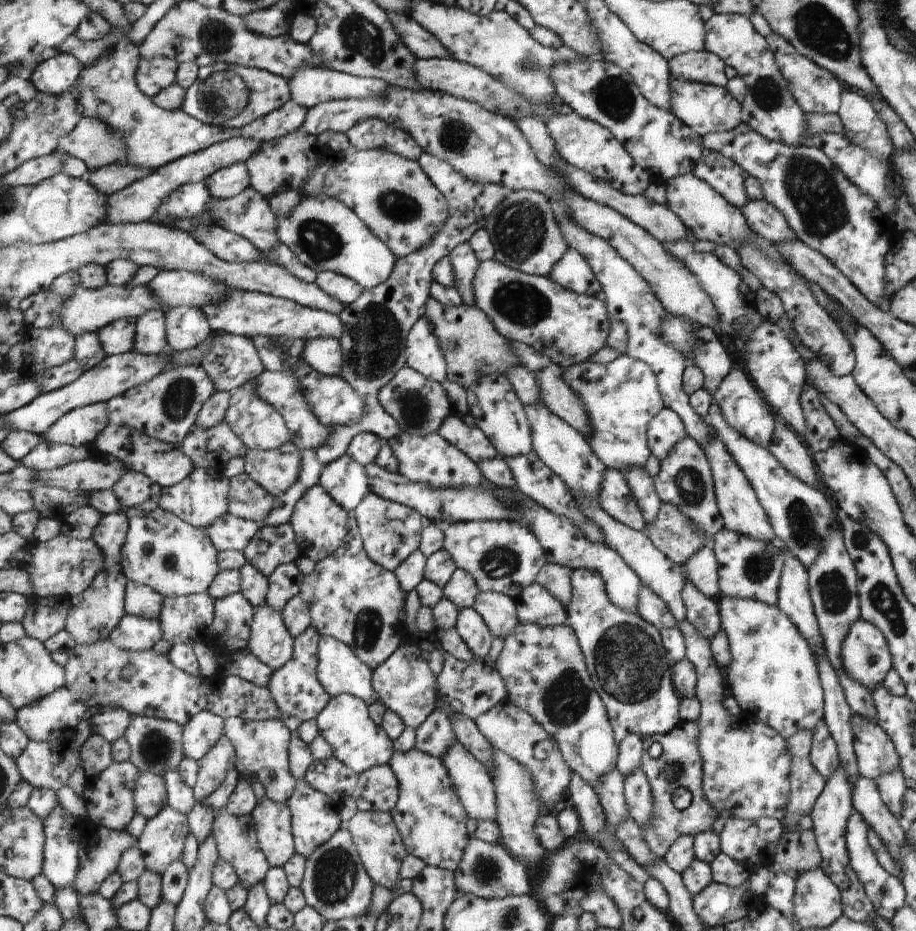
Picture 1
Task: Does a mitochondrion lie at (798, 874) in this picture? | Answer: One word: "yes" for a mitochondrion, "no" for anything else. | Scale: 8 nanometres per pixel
no

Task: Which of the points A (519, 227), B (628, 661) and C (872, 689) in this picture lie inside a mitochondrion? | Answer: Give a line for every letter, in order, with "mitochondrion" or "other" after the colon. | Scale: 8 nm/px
A: mitochondrion
B: mitochondrion
C: other

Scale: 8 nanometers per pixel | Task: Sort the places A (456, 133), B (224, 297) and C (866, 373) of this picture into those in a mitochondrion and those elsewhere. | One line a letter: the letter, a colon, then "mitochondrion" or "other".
A: mitochondrion
B: other
C: other

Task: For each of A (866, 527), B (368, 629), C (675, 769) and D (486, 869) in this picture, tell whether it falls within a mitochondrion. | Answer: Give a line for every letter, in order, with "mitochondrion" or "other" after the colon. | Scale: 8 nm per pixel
A: other
B: mitochondrion
C: mitochondrion
D: mitochondrion

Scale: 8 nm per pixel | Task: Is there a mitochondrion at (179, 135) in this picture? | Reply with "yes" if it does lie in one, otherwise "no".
no

